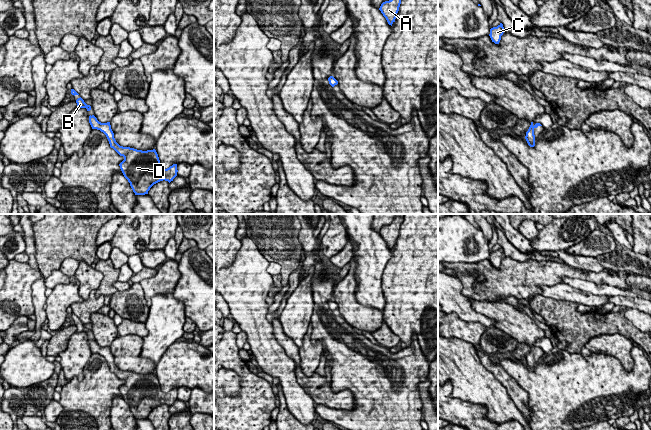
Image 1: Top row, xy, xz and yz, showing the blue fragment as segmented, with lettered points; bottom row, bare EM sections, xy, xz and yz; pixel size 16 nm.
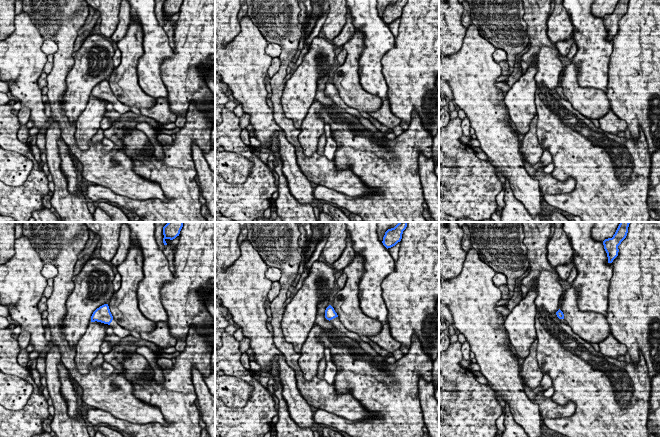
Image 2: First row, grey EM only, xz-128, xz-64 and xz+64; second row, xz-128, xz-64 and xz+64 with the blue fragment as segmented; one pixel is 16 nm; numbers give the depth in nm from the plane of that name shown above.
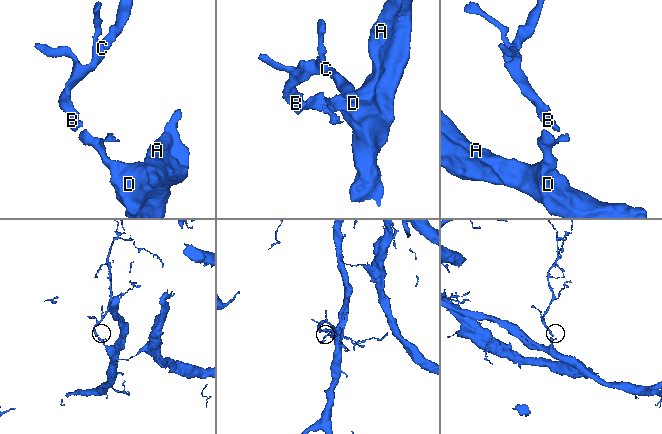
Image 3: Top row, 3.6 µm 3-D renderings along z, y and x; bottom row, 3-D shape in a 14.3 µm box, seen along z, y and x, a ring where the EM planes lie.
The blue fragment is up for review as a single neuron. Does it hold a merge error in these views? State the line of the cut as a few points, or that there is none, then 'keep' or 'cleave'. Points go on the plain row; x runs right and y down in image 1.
no cut | keep

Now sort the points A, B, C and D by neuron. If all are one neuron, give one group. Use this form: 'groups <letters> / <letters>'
groups A B C D

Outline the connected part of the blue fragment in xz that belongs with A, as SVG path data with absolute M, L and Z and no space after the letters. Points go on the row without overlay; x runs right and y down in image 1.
M396 214L392 223L383 226L379 232L383 240L386 242L388 248L391 250L395 246L401 224L404 221L404 215L405 214Z

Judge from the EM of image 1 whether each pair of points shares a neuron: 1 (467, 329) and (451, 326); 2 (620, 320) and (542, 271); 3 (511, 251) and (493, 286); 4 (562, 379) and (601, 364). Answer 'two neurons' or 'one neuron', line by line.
1: one neuron
2: two neurons
3: two neurons
4: one neuron

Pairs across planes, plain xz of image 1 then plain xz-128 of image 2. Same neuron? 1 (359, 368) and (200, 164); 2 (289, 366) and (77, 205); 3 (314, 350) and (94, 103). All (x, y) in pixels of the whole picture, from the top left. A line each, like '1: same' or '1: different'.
1: different
2: different
3: same

